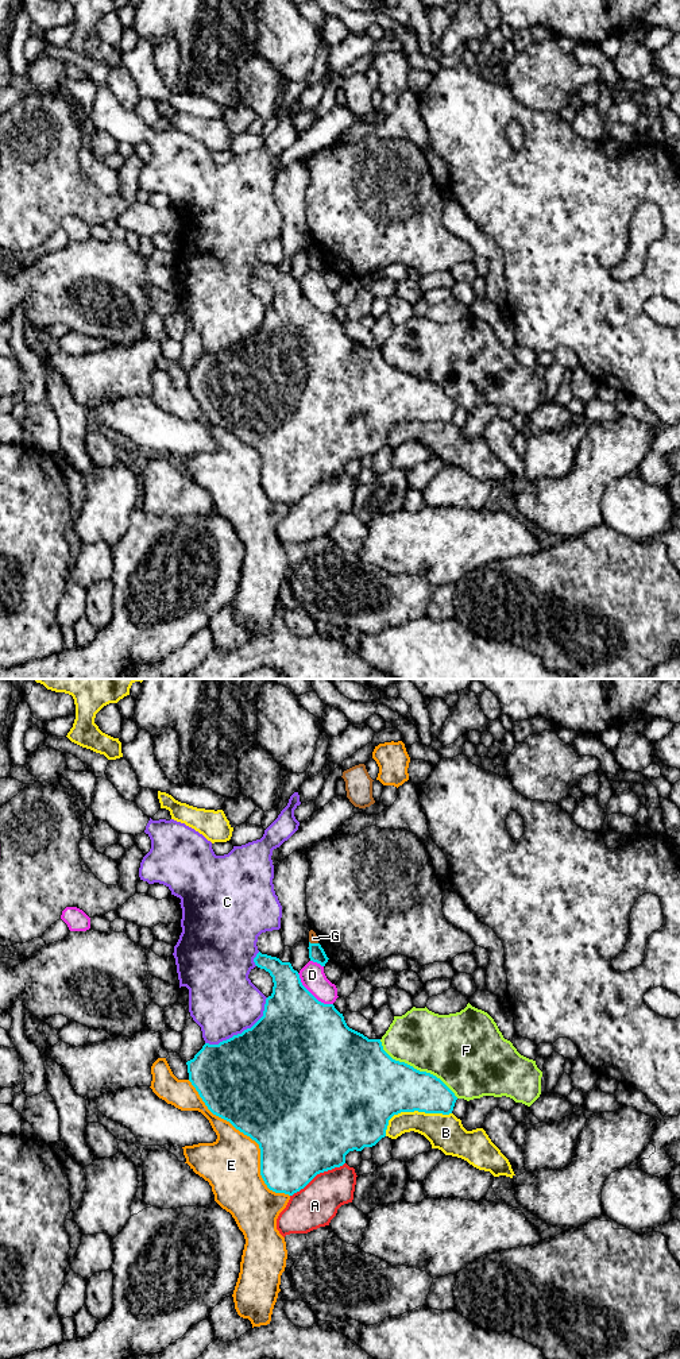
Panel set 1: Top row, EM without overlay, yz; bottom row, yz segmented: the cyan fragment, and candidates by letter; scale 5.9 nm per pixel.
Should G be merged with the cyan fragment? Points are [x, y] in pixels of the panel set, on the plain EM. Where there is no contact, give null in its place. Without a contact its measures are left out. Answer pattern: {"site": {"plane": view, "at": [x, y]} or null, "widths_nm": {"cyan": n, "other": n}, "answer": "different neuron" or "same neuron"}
{"site": {"plane": "yz", "at": [313, 253]}, "widths_nm": {"cyan": 100, "other": 50}, "answer": "different neuron"}

